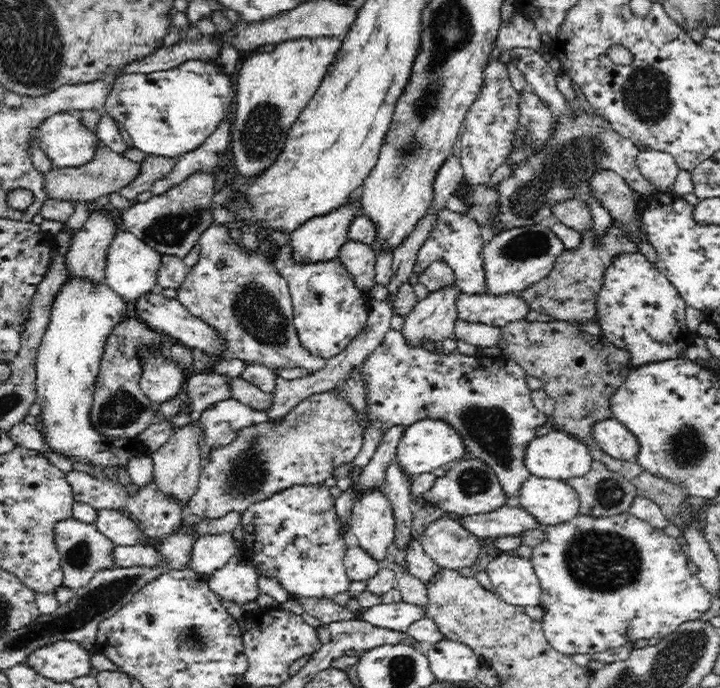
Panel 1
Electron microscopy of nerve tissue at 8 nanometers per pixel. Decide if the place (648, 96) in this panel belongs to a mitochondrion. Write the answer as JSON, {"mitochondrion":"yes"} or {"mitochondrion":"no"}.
{"mitochondrion":"yes"}

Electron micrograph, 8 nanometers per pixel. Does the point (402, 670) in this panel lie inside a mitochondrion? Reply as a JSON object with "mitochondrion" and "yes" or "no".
{"mitochondrion":"yes"}

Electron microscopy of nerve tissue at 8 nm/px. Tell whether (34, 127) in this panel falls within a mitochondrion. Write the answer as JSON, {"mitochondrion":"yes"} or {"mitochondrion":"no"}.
{"mitochondrion":"no"}

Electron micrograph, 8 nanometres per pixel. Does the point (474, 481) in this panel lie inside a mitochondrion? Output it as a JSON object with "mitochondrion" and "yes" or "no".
{"mitochondrion":"yes"}

